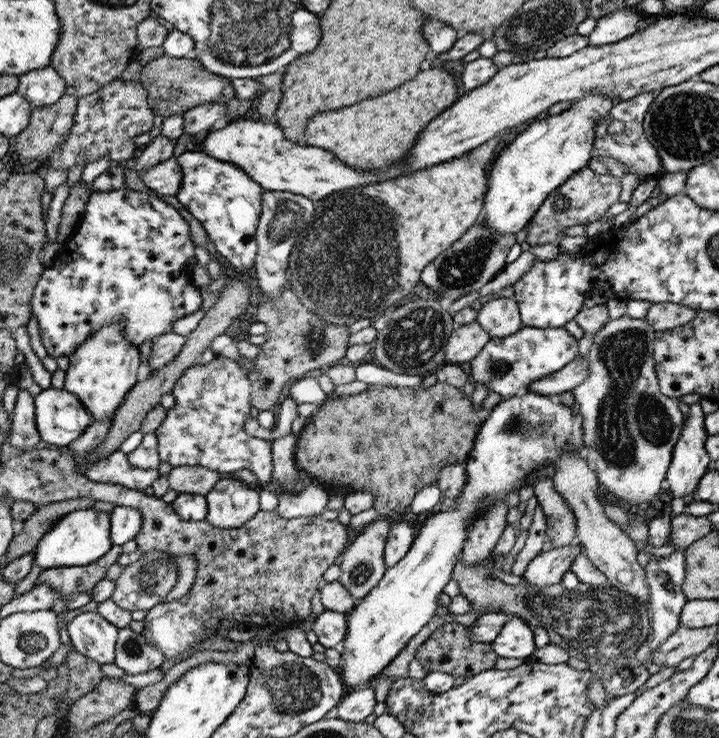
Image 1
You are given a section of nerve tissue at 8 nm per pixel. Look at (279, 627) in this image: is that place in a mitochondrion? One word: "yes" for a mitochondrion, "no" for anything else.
no

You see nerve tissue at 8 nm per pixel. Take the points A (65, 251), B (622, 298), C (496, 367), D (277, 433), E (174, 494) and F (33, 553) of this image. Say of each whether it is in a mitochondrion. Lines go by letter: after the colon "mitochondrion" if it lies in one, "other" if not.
A: other
B: other
C: mitochondrion
D: other
E: other
F: other

